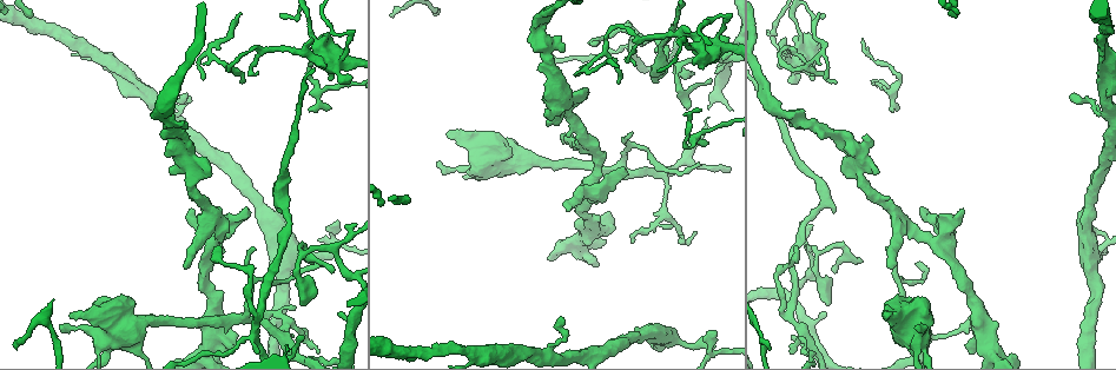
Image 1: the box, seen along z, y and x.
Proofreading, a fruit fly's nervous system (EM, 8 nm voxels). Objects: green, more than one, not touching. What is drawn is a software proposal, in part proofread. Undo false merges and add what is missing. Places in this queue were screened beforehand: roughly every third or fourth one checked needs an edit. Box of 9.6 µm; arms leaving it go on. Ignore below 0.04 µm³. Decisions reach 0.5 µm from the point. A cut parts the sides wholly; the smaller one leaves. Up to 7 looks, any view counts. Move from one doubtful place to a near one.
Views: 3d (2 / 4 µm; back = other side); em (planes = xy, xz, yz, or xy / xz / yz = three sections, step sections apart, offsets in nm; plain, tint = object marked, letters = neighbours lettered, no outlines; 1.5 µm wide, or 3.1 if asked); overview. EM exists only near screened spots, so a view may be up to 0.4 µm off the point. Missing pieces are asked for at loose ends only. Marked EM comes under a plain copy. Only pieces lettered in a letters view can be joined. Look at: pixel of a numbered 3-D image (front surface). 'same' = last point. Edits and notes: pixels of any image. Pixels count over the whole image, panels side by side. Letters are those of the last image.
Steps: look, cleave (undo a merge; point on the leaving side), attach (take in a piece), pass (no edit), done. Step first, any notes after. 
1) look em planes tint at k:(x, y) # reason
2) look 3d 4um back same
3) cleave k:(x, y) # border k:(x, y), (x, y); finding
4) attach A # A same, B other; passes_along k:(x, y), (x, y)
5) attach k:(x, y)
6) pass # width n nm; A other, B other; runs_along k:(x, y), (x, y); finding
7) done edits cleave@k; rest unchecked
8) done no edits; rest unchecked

look 3d 2um at 1:(172, 171) # branch stops here

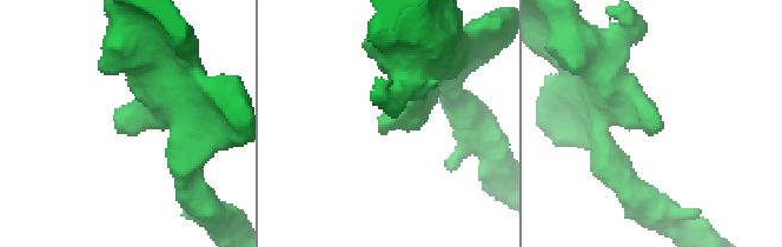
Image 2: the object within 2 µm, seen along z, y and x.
look em planes letters at 2:(661, 129) # shape alone is not enough

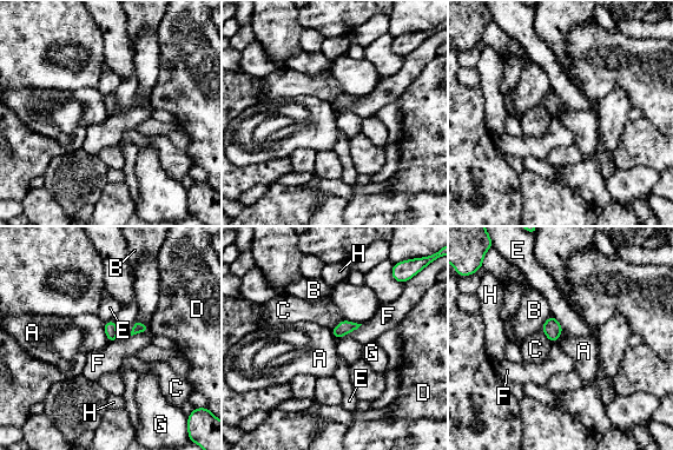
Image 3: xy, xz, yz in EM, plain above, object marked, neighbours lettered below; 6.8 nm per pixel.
pass # A other, B other, C other, D other, E other, F other, G other, H other; border 3:(103, 324), (105, 337), (109, 342); none of them fits

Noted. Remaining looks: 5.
look 3d 2um at 1:(714, 331) # thin end

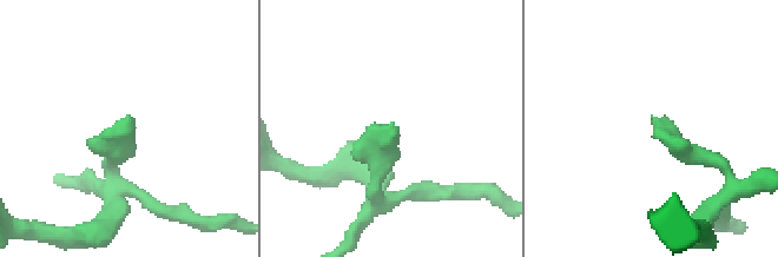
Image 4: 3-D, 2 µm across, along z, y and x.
look em planes letters at 4:(390, 123) # need the tissue

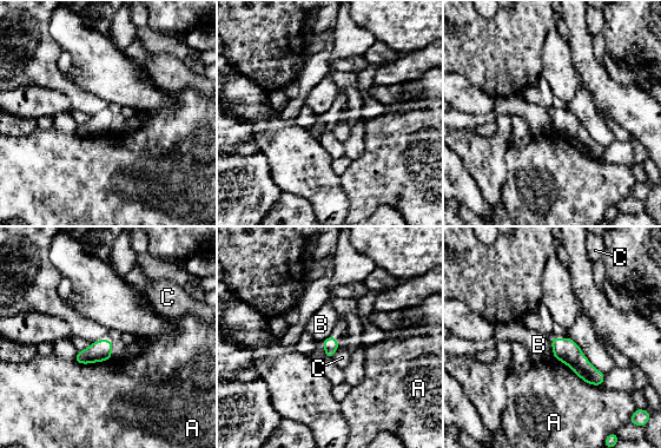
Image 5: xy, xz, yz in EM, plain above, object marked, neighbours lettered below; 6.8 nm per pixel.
pass # A other, B other, C other; runs_along 5:(554, 340), (600, 382); none of them fits

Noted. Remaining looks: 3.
look 3d 4um back at 1:(447, 134) # stops while still wide

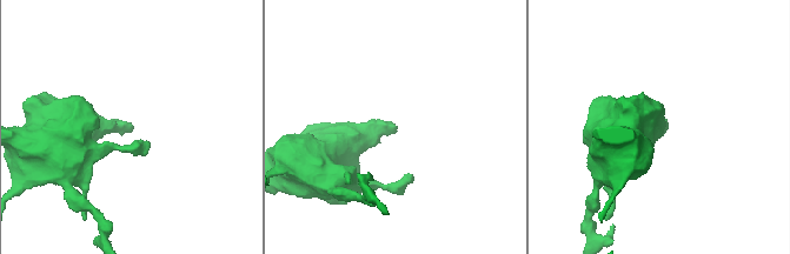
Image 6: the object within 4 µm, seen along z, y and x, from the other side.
look em xy step 4 letters at 6:(394, 124)

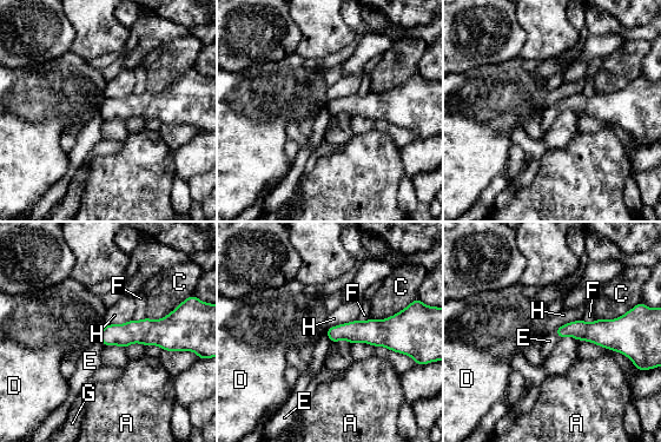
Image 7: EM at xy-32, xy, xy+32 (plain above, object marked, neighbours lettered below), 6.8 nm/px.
look em planes letters same # cut it another way

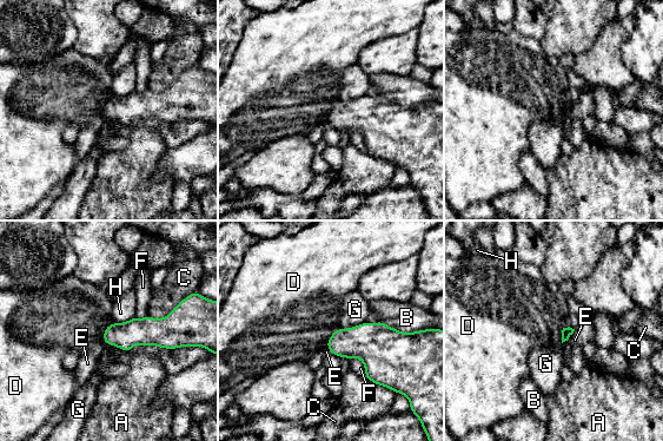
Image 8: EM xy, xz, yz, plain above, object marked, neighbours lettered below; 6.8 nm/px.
pass # A other, B other, C other, D other, E other, F other, G other, H other; border 8:(365, 321), (338, 329); none of them fits

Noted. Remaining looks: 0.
done no edits; rest unchecked

